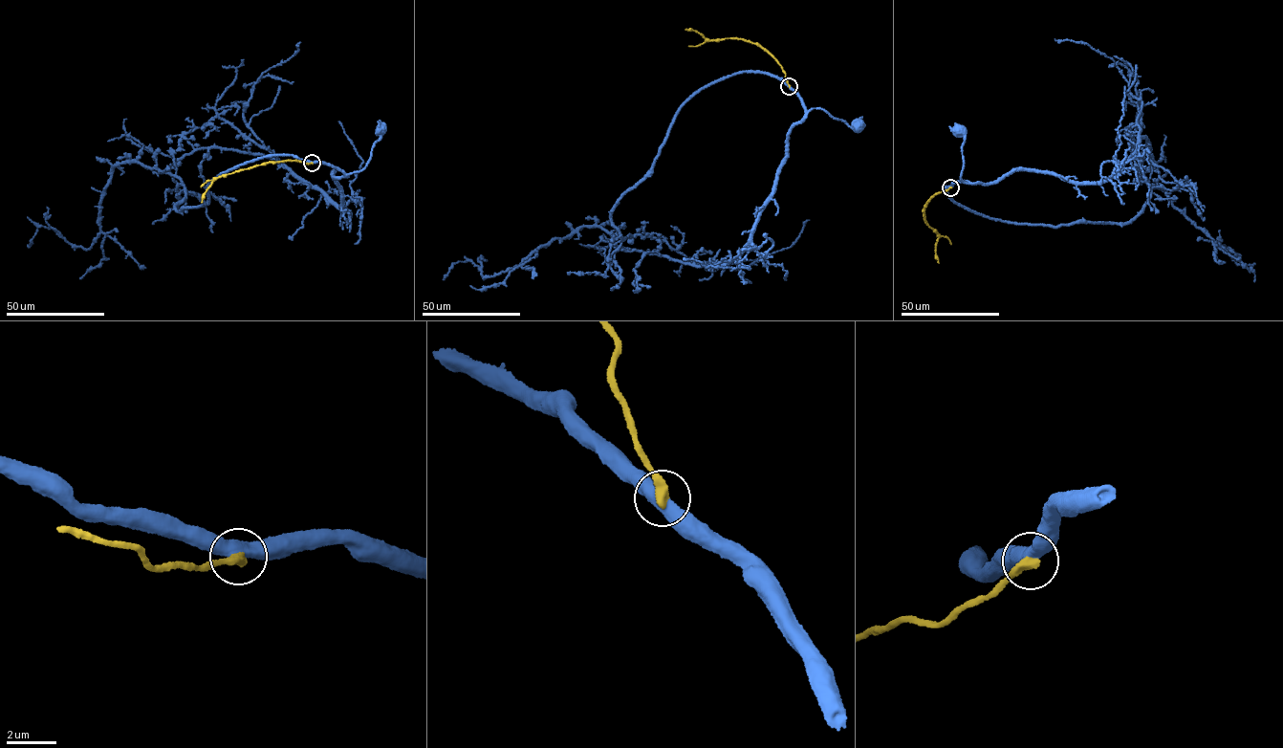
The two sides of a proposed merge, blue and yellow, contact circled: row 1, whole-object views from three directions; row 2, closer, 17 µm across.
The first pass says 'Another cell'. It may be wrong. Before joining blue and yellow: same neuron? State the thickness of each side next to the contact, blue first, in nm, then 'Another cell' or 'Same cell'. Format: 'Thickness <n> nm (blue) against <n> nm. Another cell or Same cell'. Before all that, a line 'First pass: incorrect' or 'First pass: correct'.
First pass: correct
Thickness 500 nm (blue) against 440 nm. Another cell

